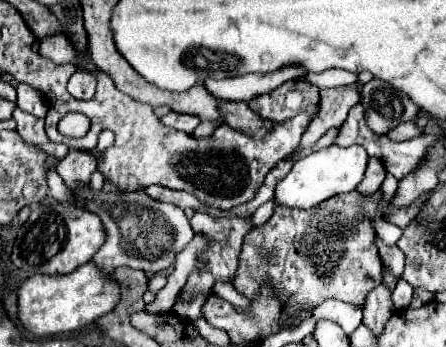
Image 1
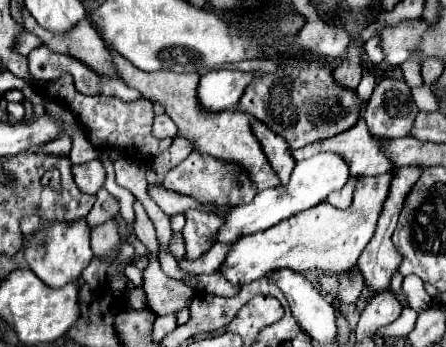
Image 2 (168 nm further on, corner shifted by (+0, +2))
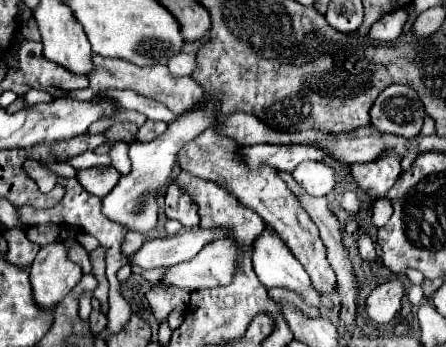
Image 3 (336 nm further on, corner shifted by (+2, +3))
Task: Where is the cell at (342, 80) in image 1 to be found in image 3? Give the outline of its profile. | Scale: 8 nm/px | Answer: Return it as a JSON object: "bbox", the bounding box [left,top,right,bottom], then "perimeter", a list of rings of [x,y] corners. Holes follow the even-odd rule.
{"bbox":[167,51,195,77],"perimeter":[[[183,51],[177,59],[171,59],[167,67],[177,77],[189,77],[195,71],[195,53]]]}

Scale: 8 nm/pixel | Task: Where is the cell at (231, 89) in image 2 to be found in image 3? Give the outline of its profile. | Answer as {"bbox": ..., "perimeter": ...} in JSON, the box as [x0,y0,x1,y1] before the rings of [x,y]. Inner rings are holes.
{"bbox":[103,93,221,233],"perimeter":[[[207,93],[197,107],[193,107],[191,111],[187,111],[187,113],[179,115],[175,121],[171,121],[167,131],[161,137],[157,137],[149,143],[143,143],[143,141],[129,143],[129,157],[131,157],[133,169],[131,169],[129,177],[121,177],[119,183],[113,187],[113,191],[103,197],[105,217],[109,217],[111,221],[117,221],[121,225],[127,225],[131,231],[147,233],[149,229],[153,229],[157,225],[157,209],[159,209],[155,191],[165,185],[179,149],[187,141],[193,141],[199,133],[203,133],[205,129],[209,129],[217,123],[217,115],[221,113],[219,103],[221,103],[221,99],[215,93]]]}

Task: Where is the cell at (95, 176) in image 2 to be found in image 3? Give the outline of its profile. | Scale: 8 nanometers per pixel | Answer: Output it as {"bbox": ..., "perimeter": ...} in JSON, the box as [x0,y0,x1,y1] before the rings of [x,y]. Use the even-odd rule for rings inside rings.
{"bbox":[77,167,121,199],"perimeter":[[[89,167],[77,171],[77,181],[83,185],[83,189],[101,199],[117,185],[119,177],[121,175],[113,167]]]}

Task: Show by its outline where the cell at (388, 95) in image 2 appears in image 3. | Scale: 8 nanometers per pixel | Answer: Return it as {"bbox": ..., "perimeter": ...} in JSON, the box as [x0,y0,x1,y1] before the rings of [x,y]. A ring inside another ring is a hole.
{"bbox":[371,85,425,137],"perimeter":[[[389,85],[371,107],[371,127],[381,133],[393,133],[401,137],[415,137],[421,131],[425,109],[405,85]]]}

